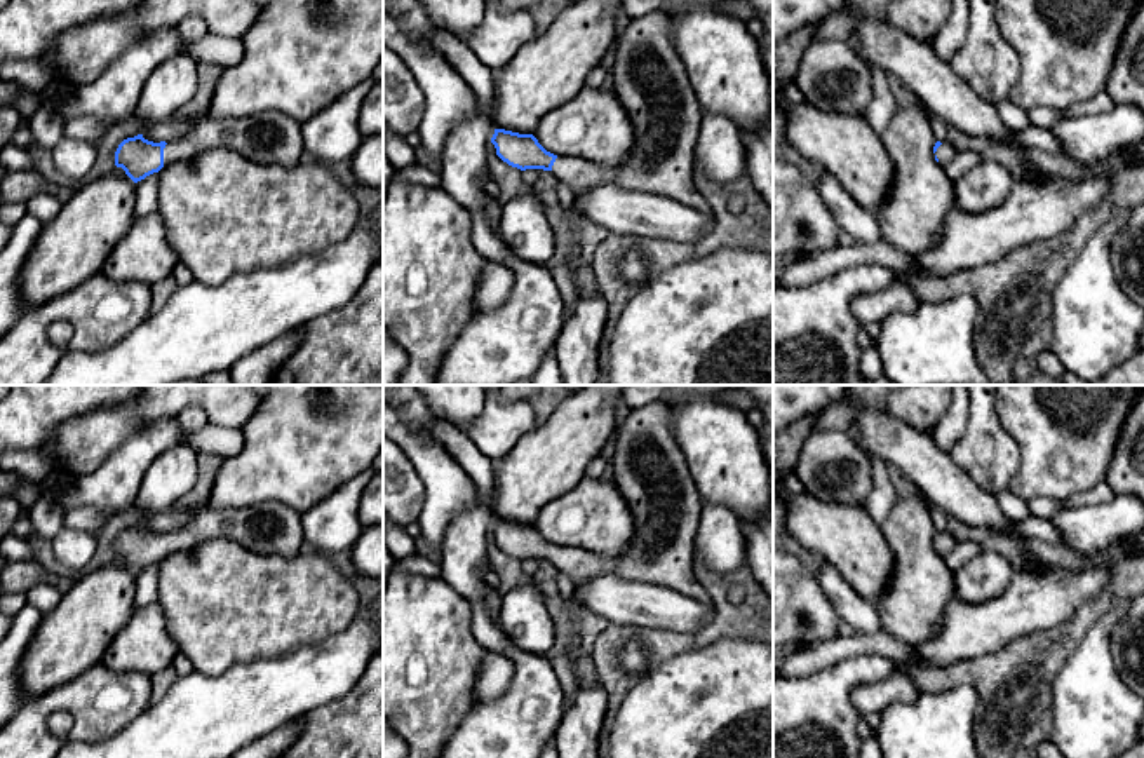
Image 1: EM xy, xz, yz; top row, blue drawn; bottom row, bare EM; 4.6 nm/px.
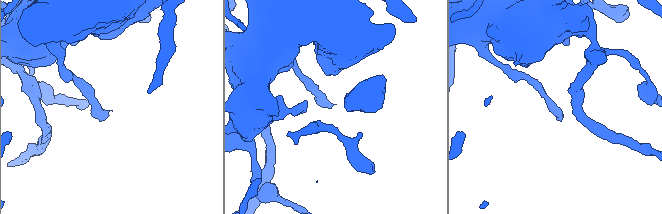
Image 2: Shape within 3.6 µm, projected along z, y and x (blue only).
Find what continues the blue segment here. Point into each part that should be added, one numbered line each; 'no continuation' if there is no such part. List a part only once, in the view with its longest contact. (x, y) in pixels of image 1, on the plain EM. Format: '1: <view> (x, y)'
1: xy (272, 528)

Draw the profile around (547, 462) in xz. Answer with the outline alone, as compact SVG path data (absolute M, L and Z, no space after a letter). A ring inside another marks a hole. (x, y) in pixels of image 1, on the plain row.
M578 385L543 423L524 434L495 467L495 495L491 514L519 525L535 525L540 511L568 491L583 477L590 462L601 455L602 446L613 437L616 403L627 385Z

